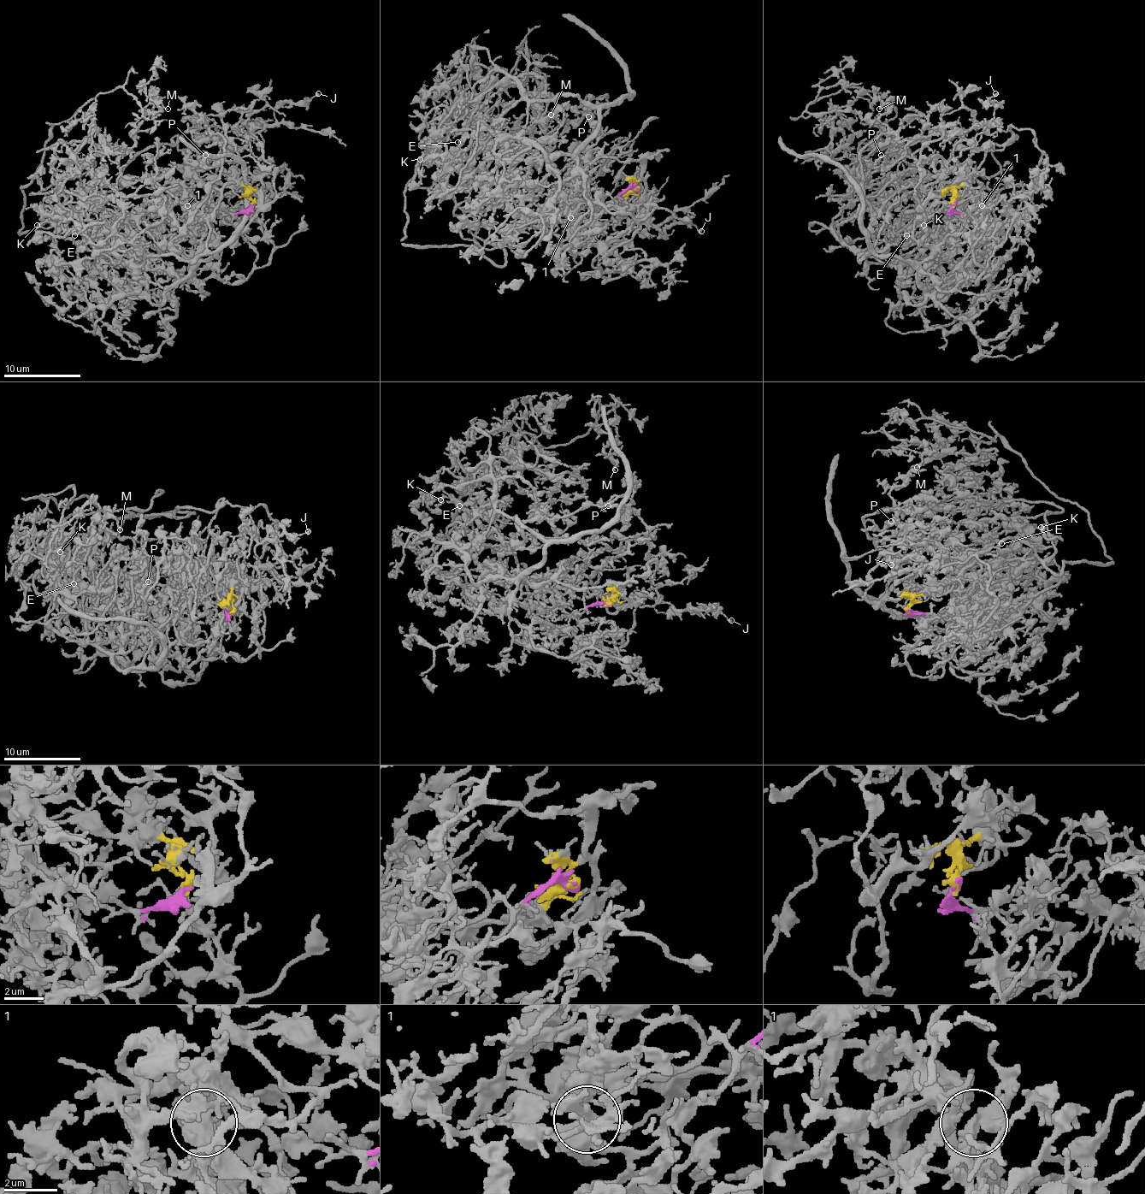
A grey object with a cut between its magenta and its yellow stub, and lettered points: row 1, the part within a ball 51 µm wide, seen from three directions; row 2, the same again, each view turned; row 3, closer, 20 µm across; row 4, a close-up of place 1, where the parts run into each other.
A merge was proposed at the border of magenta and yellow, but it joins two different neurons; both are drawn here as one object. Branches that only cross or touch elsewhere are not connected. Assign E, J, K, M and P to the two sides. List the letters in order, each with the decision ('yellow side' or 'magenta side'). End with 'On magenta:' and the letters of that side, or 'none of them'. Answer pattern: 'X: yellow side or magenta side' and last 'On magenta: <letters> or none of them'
E: yellow side
J: magenta side
K: magenta side
M: magenta side
P: yellow side
On magenta: J, K, M

